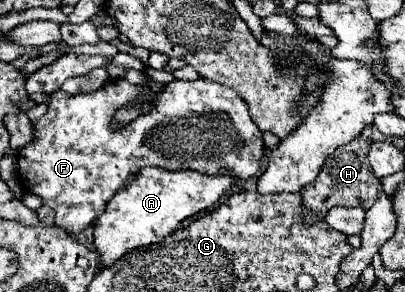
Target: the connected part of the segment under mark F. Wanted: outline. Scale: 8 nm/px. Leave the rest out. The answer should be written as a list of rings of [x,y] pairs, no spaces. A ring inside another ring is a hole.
[[[124,78],[108,80],[102,88],[88,94],[66,94],[62,90],[54,92],[48,102],[48,112],[32,122],[34,140],[16,152],[16,172],[24,190],[42,198],[44,206],[50,206],[56,212],[56,226],[68,234],[78,234],[88,228],[96,216],[104,210],[104,204],[120,190],[120,180],[126,180],[134,174],[134,166],[158,166],[164,170],[196,170],[200,174],[216,176],[228,174],[236,180],[246,180],[254,176],[262,160],[262,134],[252,124],[244,100],[232,88],[208,80],[180,82],[174,80],[164,86],[162,92],[150,96],[152,110],[140,114],[122,130],[112,130],[110,122],[116,110],[130,106],[142,94],[140,86],[130,84]]]

